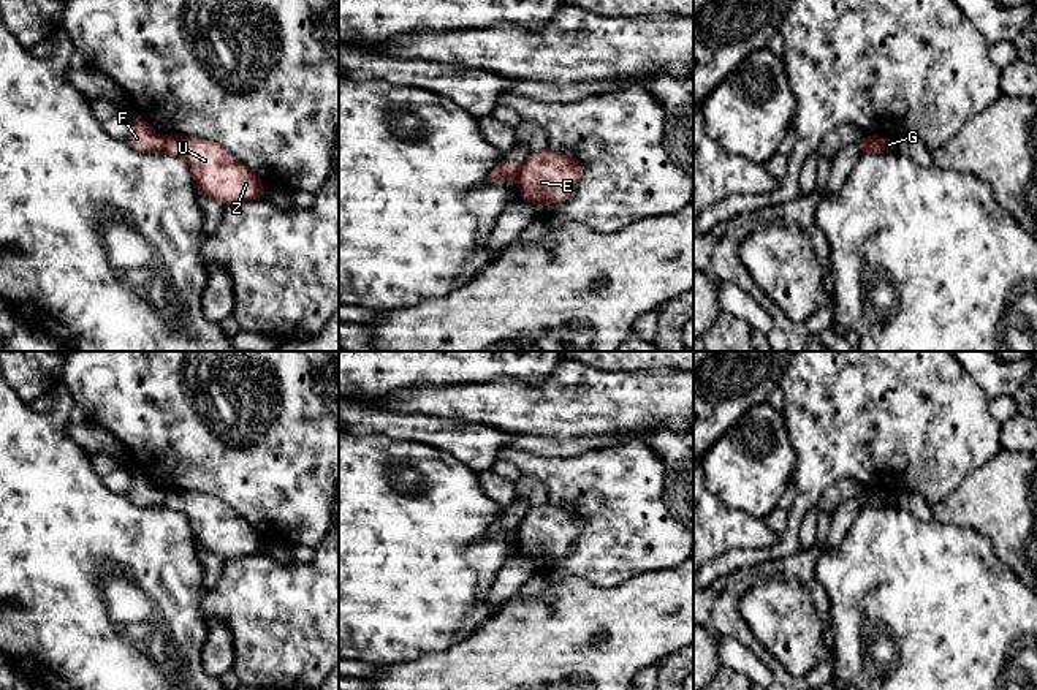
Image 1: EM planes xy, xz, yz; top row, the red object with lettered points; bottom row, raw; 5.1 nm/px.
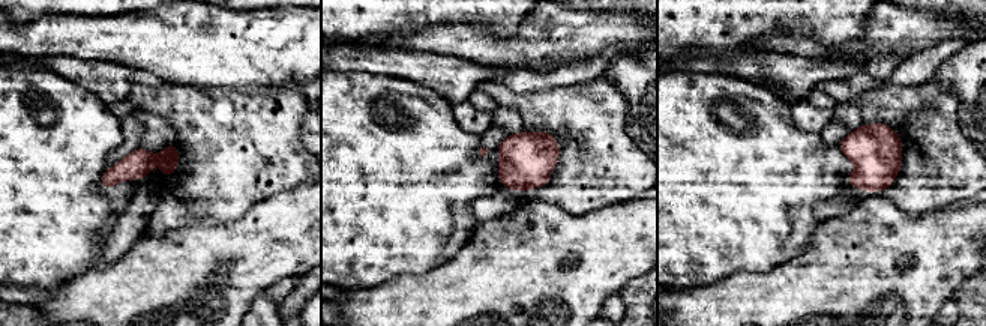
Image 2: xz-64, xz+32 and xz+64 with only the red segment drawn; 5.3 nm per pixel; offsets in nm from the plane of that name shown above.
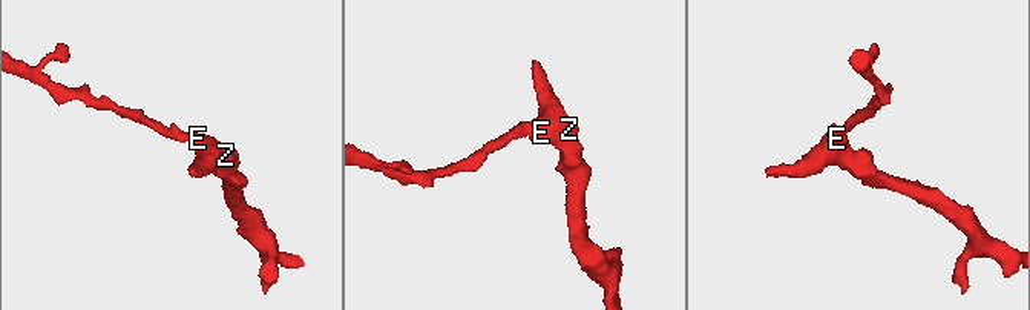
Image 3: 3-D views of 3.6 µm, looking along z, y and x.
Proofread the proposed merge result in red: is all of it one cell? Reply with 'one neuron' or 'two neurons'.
two neurons

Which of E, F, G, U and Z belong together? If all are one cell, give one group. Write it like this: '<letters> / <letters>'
E G U Z / F

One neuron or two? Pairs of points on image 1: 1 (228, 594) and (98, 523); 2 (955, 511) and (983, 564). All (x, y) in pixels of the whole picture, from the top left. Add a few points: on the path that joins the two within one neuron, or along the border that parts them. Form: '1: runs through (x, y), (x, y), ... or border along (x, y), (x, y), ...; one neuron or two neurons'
1: border along (205, 591), (201, 613), (208, 622); two neurons
2: border along (933, 518), (968, 524), (993, 548); two neurons

